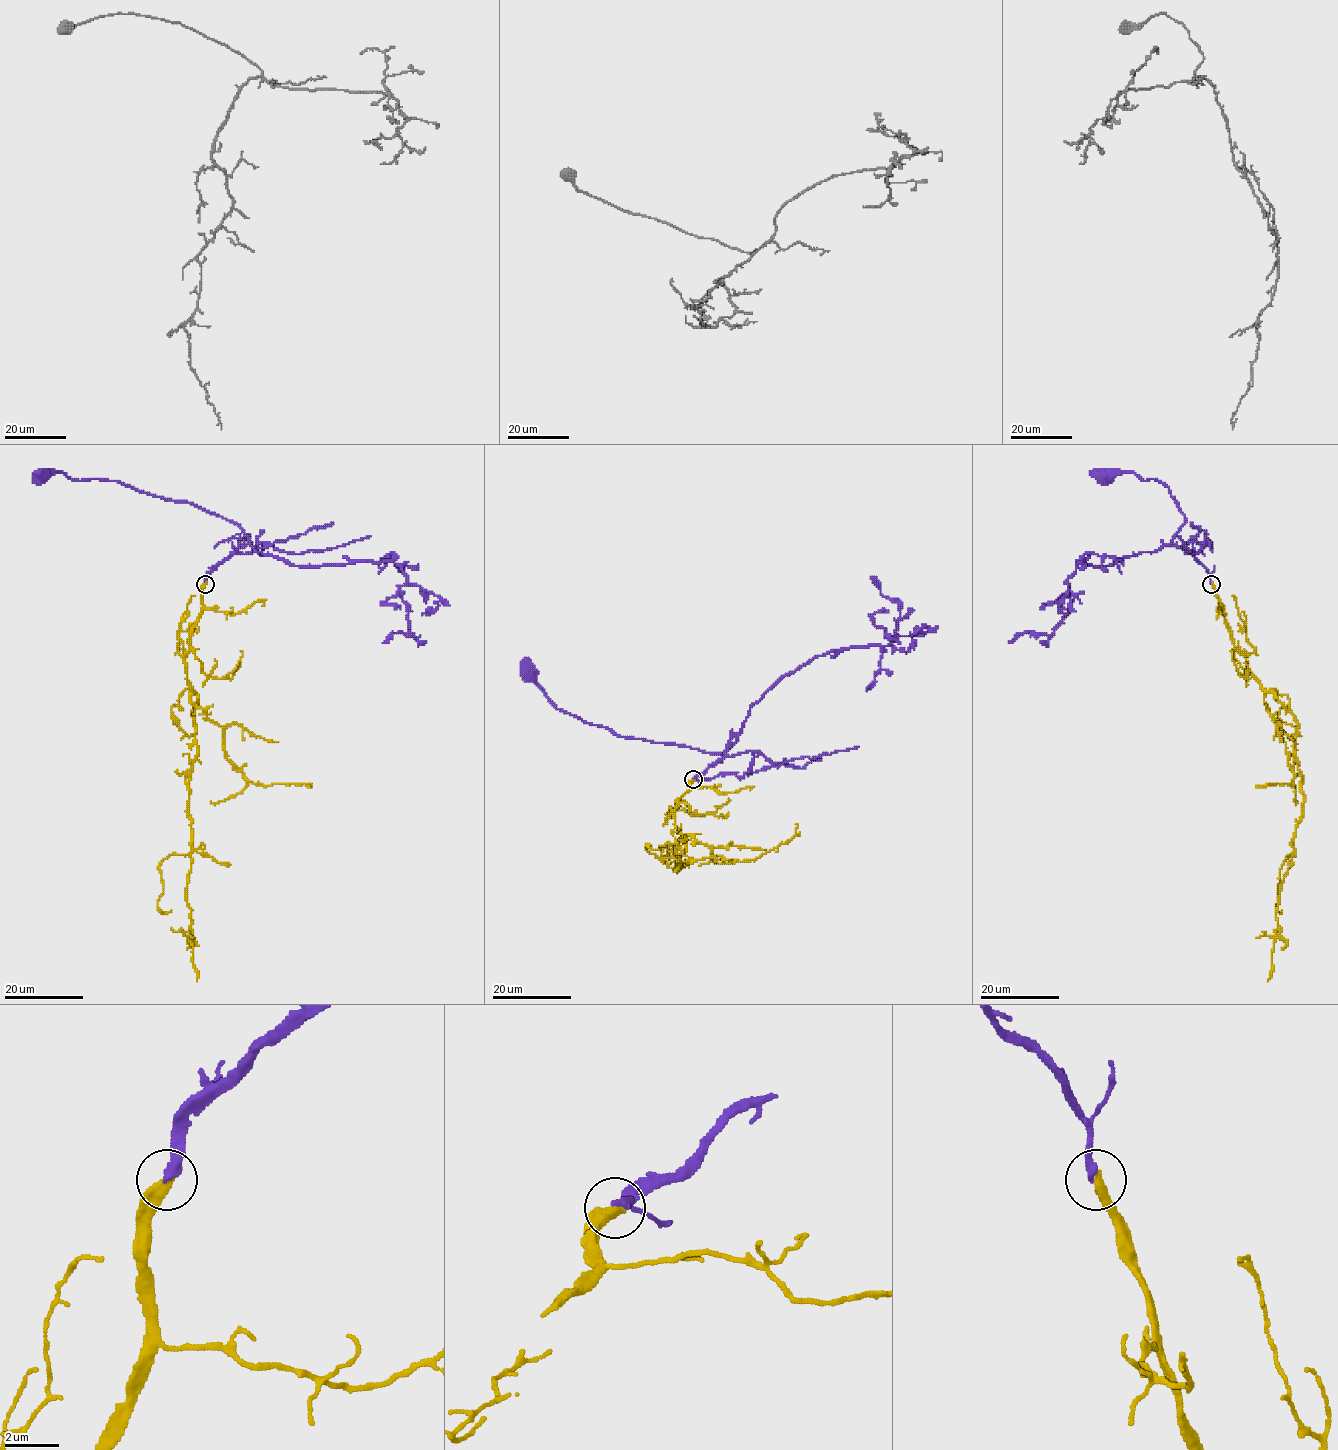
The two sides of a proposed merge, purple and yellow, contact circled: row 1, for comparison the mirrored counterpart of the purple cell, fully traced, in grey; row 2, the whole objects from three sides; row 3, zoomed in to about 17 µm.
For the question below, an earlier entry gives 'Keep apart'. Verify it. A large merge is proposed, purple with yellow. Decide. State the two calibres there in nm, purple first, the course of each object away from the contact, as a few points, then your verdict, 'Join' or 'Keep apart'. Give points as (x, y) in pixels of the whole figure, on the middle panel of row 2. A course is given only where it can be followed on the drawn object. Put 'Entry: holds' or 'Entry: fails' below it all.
Thickness 320 nm (purple) against 440 nm. Course of purple: (693, 779), (722, 759), (729, 739), (737, 737), (724, 753), (621, 737), (559, 710), (529, 672). Course of yellow: (693, 780), (673, 813), (686, 850), (677, 872), (674, 847), (685, 835). Join
Entry: fails

